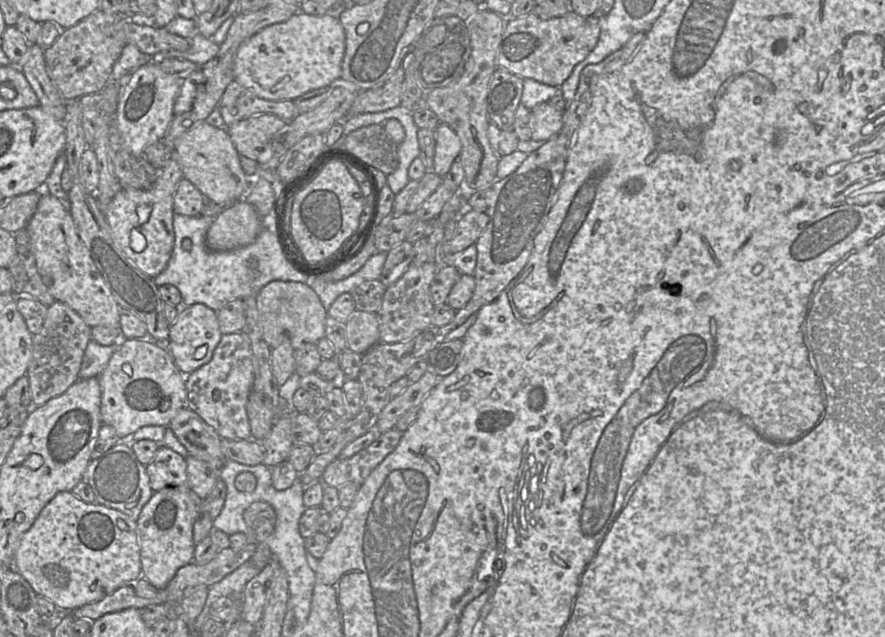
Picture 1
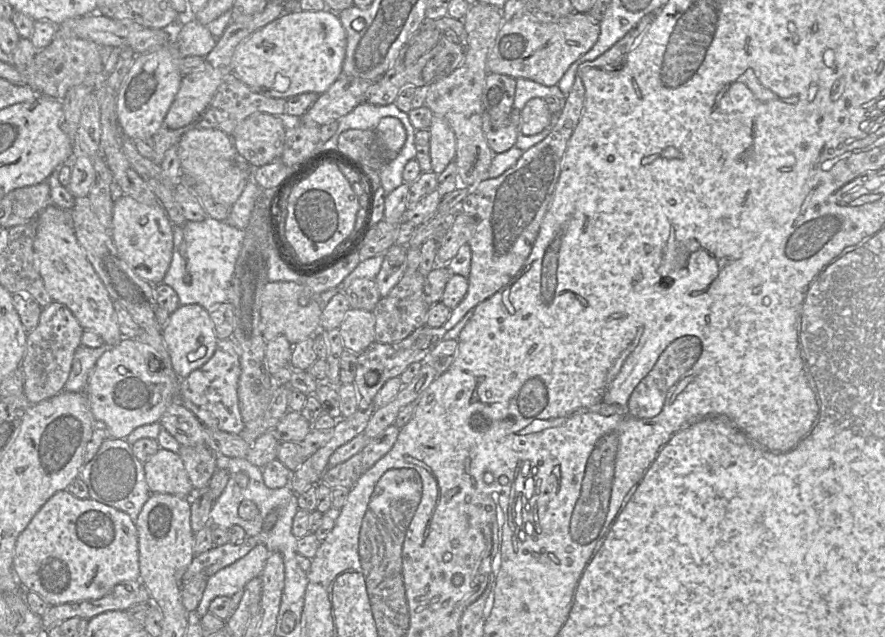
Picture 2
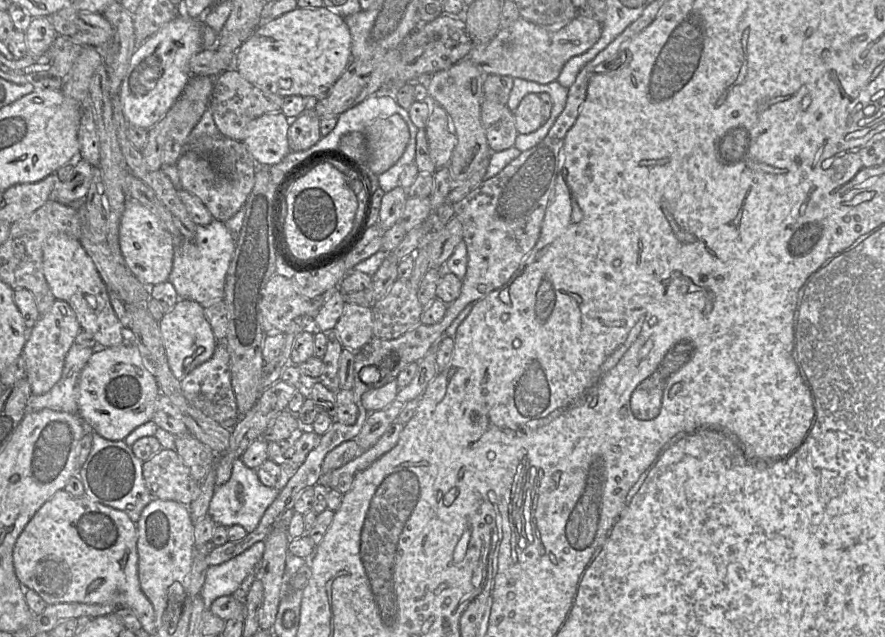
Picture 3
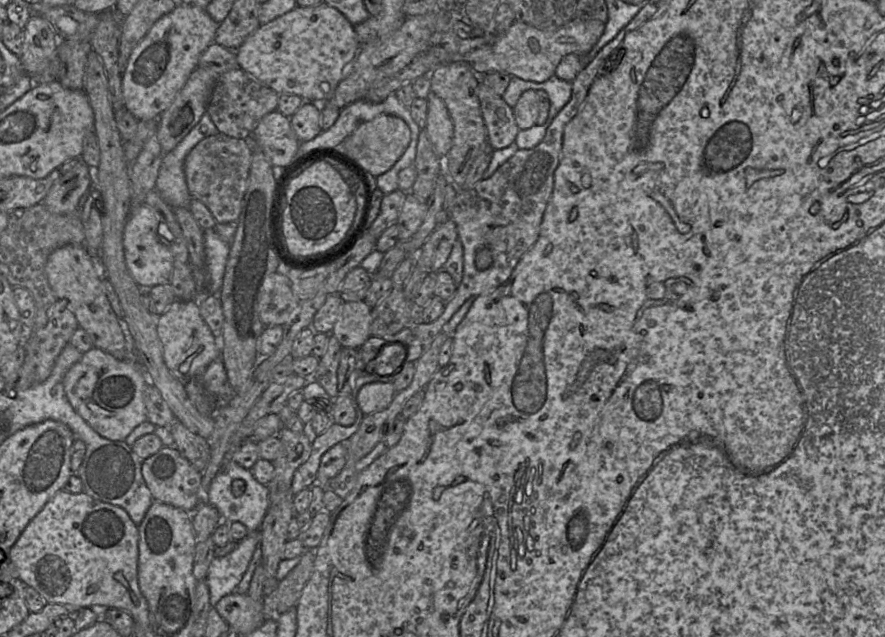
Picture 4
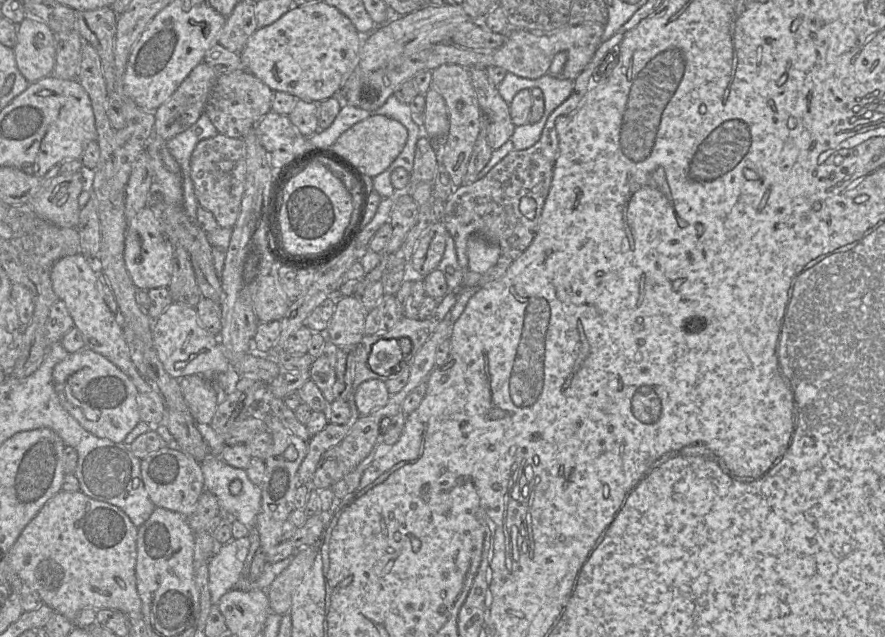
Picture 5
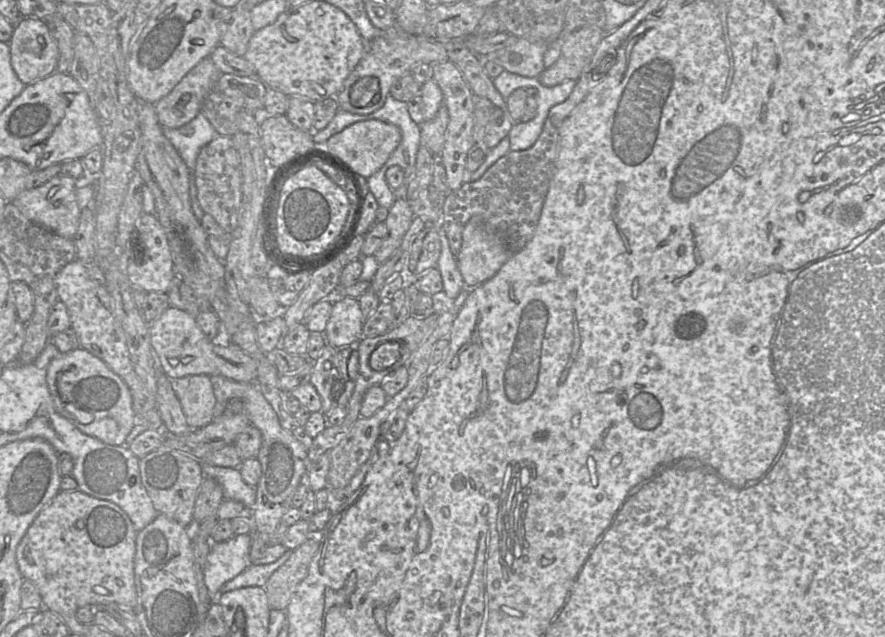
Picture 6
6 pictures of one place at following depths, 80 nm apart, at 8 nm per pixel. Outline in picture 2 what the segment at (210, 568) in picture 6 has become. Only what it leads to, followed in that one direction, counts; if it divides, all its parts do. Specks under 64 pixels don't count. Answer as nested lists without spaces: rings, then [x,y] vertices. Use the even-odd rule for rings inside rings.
[[[258,544],[244,557],[210,576],[196,609],[198,615],[201,618],[206,615],[214,598],[232,597],[236,592],[244,589],[251,579],[260,576],[269,554],[270,551],[264,544]]]

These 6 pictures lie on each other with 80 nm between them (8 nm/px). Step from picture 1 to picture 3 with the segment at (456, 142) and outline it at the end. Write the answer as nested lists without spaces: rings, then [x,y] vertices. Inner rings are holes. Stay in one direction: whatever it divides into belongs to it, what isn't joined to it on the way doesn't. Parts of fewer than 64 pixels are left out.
[[[431,103],[431,112],[425,127],[430,156],[437,169],[448,166],[456,145],[456,134],[446,110]]]

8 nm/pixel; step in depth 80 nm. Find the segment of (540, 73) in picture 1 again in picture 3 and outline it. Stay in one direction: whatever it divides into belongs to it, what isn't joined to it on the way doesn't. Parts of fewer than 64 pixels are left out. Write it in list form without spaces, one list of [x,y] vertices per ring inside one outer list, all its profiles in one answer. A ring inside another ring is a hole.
[[[576,16],[565,25],[546,28],[522,18],[506,28],[500,28],[483,51],[475,48],[463,59],[472,60],[485,74],[507,75],[540,84],[556,81],[566,62],[589,50],[600,38],[602,24]]]

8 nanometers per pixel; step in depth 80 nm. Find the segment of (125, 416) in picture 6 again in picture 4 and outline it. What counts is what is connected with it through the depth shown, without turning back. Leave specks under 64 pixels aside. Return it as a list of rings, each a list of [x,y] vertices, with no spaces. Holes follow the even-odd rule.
[[[93,347],[67,371],[63,386],[73,409],[95,432],[112,441],[125,441],[135,427],[147,420],[144,389],[148,382],[135,360],[118,360]]]

